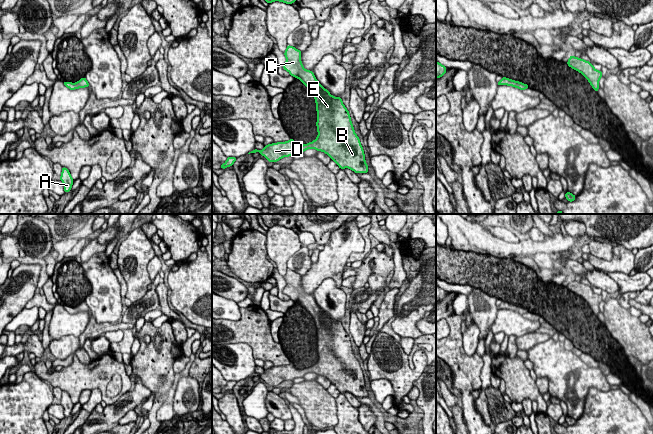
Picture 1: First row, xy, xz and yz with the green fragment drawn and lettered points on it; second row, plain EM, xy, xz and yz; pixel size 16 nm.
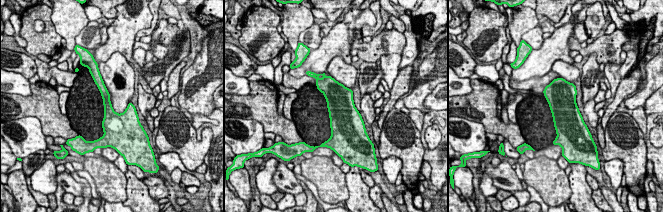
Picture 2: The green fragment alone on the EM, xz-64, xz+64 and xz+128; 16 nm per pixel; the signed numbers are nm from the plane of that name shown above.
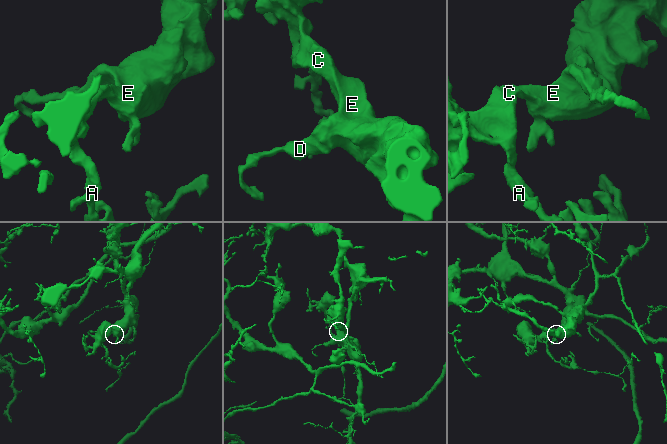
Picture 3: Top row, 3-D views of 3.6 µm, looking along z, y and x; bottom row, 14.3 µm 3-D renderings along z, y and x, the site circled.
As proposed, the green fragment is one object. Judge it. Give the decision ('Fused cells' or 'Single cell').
Single cell

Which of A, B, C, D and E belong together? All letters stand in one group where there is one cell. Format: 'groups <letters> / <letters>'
groups A B C D E

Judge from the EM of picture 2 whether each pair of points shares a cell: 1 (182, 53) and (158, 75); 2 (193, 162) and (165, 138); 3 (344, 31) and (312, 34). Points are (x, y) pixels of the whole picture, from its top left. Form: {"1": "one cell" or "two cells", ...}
{"1": "one cell", "2": "one cell", "3": "two cells"}

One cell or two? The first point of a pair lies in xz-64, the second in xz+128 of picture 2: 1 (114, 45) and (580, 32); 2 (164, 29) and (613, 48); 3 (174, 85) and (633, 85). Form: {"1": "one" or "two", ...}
{"1": "two", "2": "one", "3": "one"}

